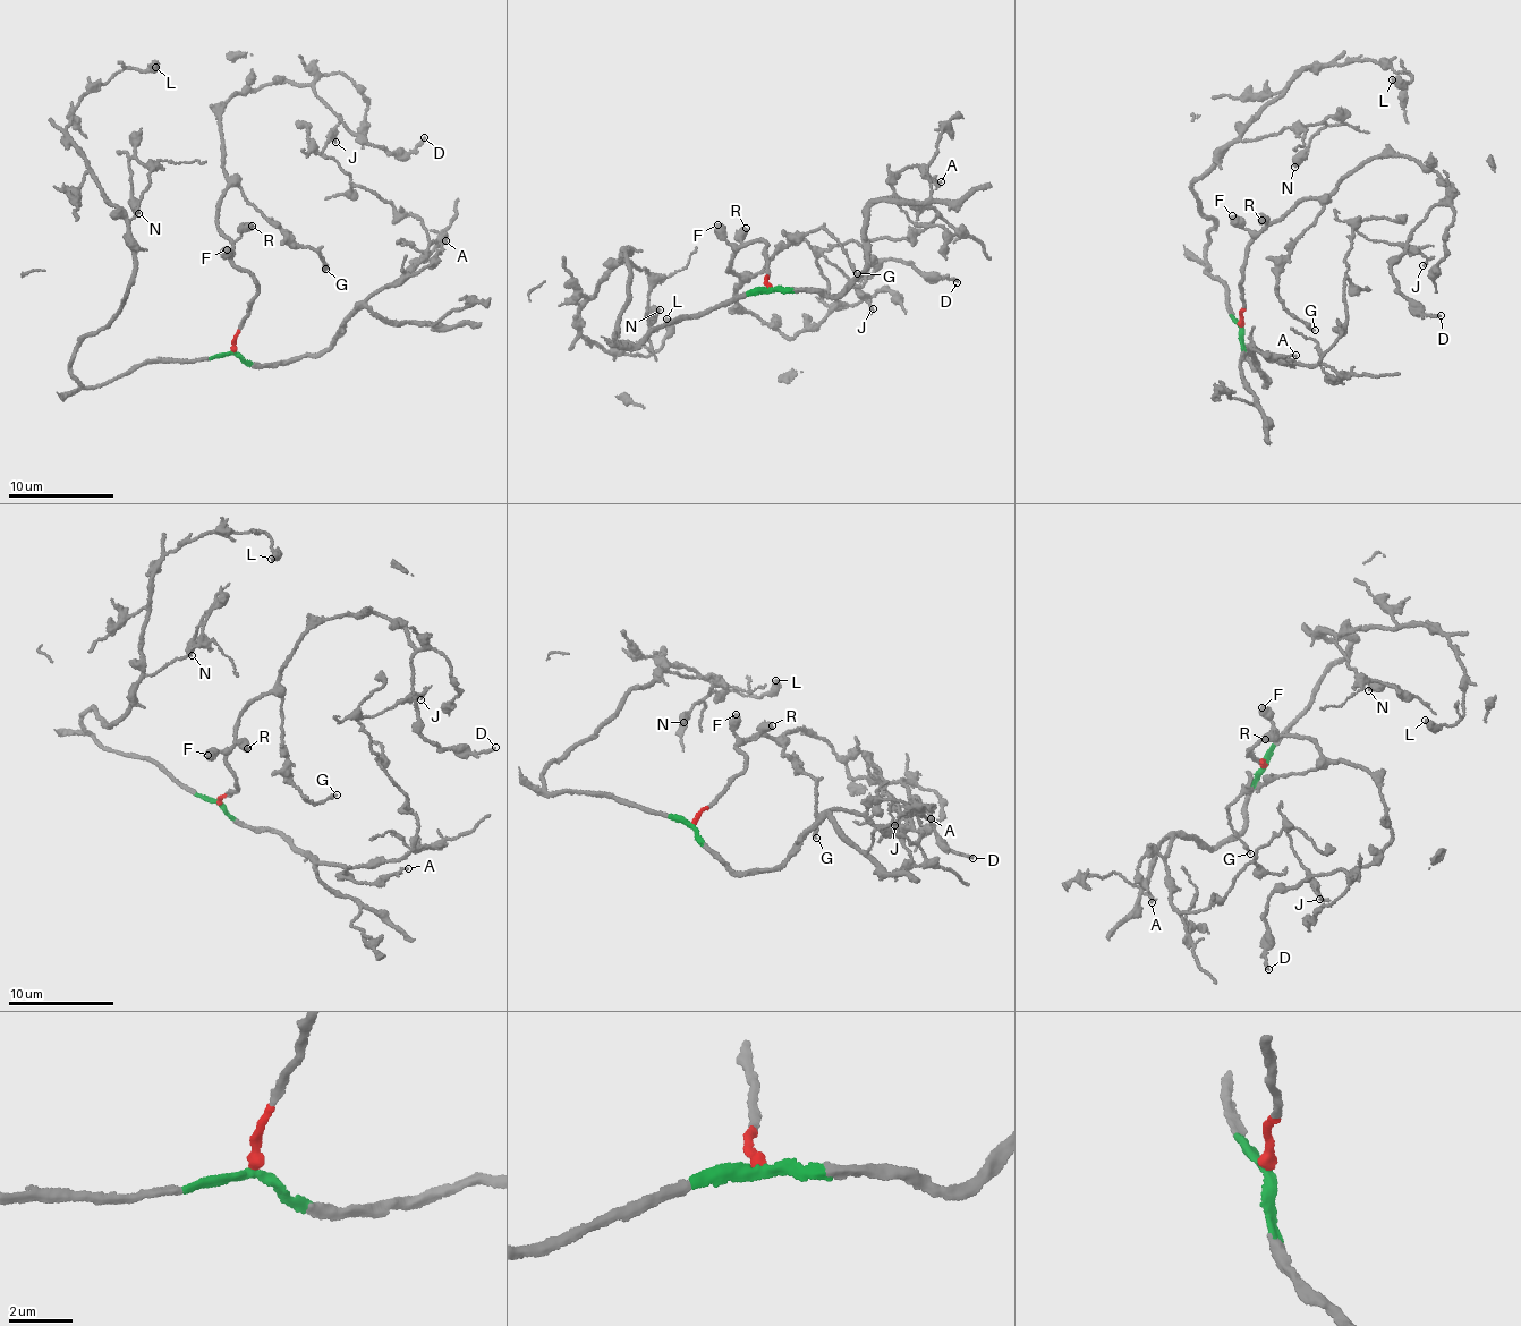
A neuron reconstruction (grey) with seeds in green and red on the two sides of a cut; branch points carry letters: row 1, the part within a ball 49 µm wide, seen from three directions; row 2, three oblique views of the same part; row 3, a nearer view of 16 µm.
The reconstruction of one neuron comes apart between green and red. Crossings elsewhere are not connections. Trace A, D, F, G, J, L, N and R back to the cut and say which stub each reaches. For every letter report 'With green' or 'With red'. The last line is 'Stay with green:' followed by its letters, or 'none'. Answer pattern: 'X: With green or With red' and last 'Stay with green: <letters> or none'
A: With green
D: With red
F: With red
G: With red
J: With green
L: With green
N: With green
R: With red
Stay with green: A, J, L, N

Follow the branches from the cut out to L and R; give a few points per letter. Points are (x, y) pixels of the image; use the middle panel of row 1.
L: (770, 290), (619, 342), (623, 251), (580, 309), (580, 334), (611, 353), (655, 353), (666, 317)
R: (769, 289), (762, 249), (766, 245), (759, 238), (736, 246), (746, 228)

